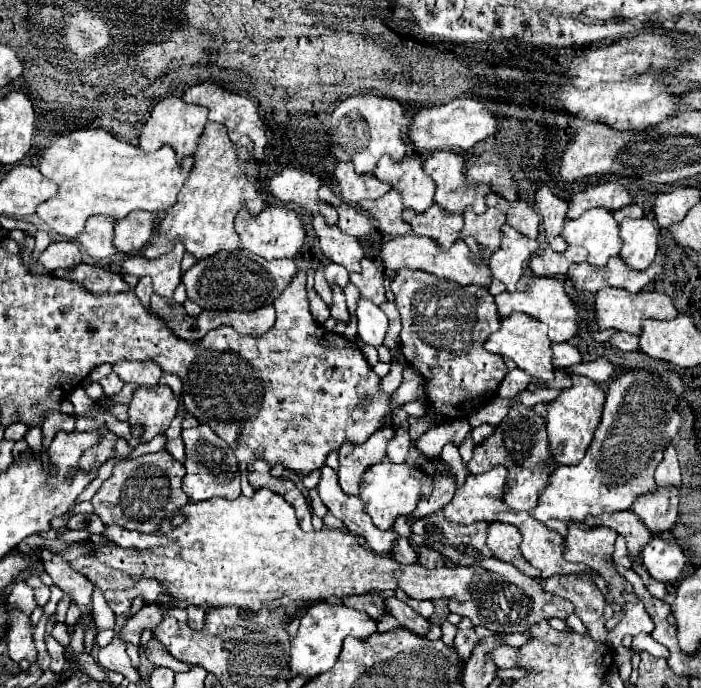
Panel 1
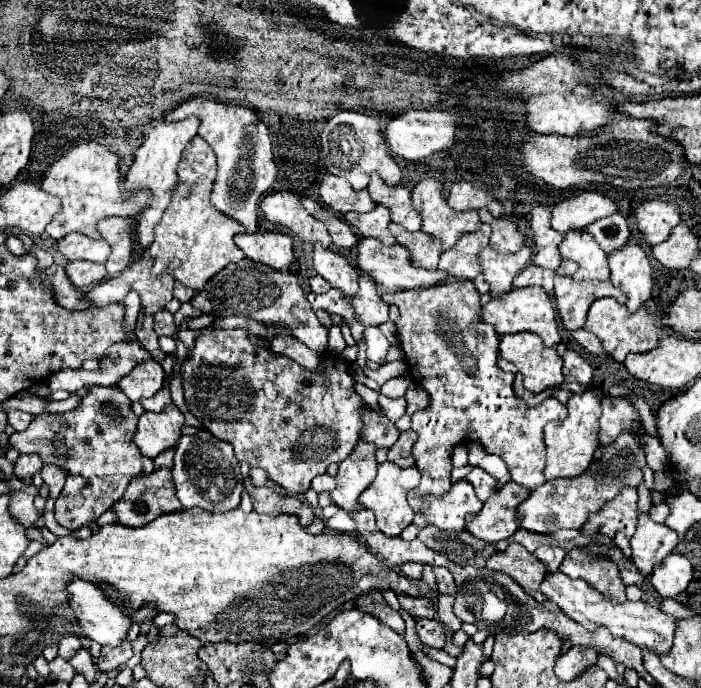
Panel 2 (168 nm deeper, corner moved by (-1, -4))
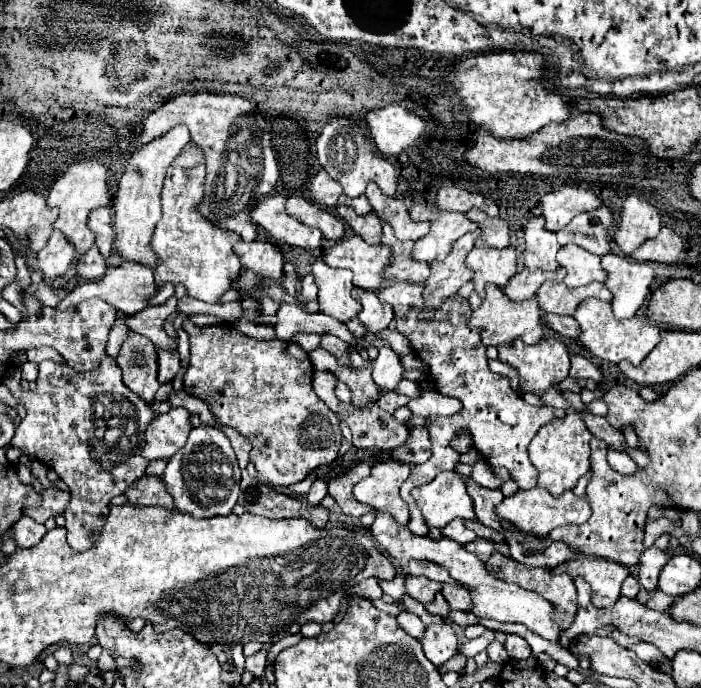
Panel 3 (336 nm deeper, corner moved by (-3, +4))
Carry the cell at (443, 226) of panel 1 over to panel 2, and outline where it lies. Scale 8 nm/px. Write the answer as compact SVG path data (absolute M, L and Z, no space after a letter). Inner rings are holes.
M393 222L389 224L389 230L399 244L409 248L413 264L429 270L437 268L437 260L441 258L441 244L437 244L433 236L425 236L425 232L405 232L405 228Z

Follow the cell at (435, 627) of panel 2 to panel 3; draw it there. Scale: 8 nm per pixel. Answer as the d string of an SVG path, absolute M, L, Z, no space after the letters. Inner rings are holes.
M431 624L421 644L425 656L435 664L435 668L441 668L457 654L457 636L449 624Z

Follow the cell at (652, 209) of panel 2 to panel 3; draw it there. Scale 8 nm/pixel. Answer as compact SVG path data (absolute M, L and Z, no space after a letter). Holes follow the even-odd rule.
M629 196L619 212L613 240L623 254L631 254L645 240L657 236L657 232L661 230L661 222L663 216L659 208L651 206L639 196Z

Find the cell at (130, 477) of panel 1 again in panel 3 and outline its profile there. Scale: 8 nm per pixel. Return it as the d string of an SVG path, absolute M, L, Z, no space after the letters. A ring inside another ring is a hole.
M143 476L125 490L125 496L133 506L163 506L173 510L173 498L167 494L163 480L155 476Z

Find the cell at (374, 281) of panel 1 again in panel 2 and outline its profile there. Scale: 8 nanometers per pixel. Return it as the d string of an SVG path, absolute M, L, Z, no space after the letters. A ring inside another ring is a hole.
M359 276L359 292L353 296L353 306L363 326L379 326L389 320L389 306L381 300L377 284L369 276Z

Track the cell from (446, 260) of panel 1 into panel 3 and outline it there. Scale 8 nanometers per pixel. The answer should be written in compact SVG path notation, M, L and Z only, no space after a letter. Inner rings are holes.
M353 234L325 250L323 262L333 268L349 268L353 272L353 286L375 292L383 286L383 268L387 266L389 256L391 250L387 246L371 246Z

